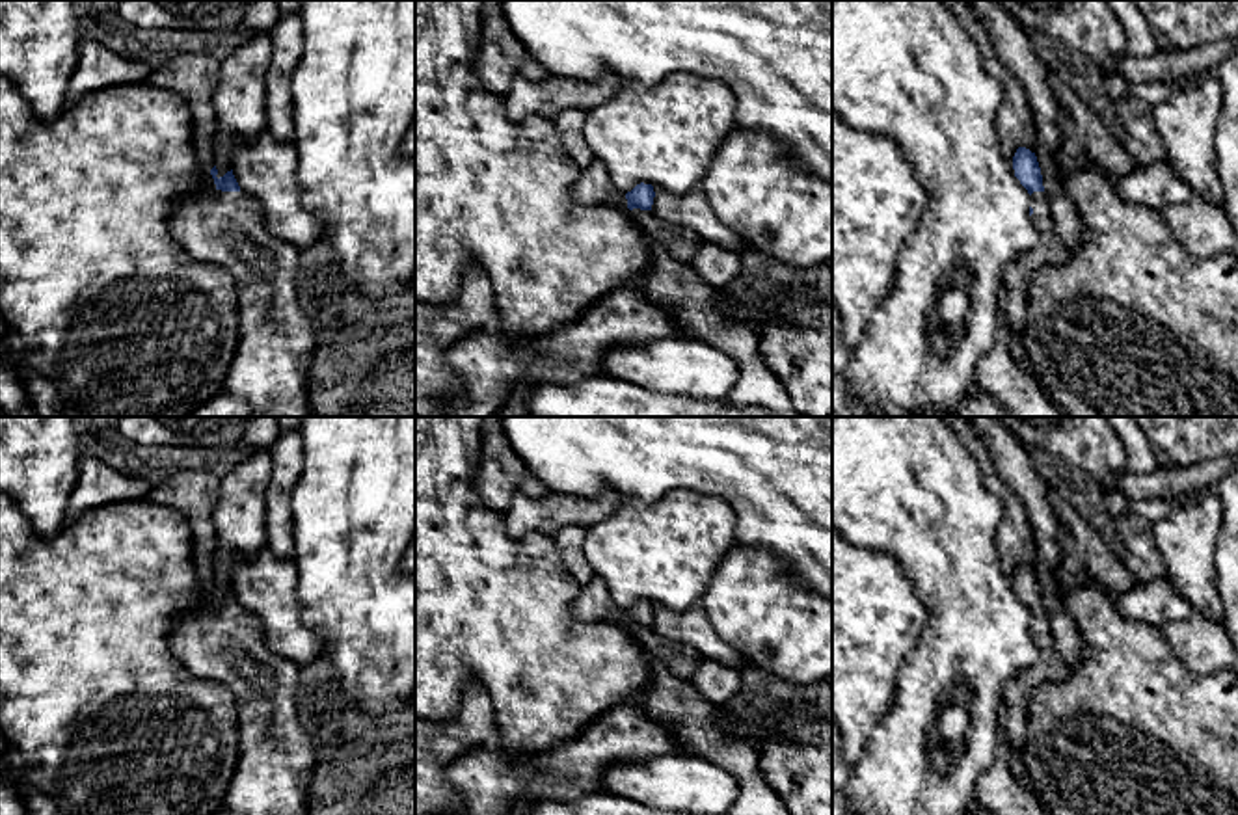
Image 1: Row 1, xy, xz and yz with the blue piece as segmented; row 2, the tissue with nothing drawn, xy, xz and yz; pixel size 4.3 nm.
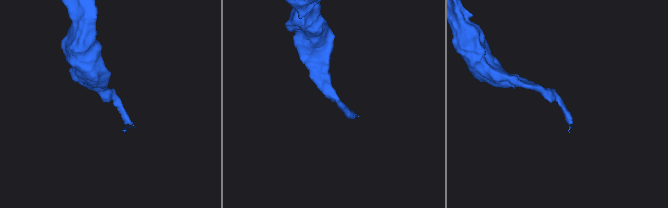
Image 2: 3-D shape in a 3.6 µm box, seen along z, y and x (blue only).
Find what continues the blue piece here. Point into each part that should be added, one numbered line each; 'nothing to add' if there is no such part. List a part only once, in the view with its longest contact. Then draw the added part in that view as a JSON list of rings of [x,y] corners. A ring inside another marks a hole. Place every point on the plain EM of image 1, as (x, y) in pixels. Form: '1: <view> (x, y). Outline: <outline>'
1: xy (276, 758). Outline: [[[207,592],[201,603],[177,620],[169,646],[195,677],[223,683],[235,696],[238,761],[223,806],[238,815],[307,815],[316,754],[296,713],[300,666],[266,648],[262,627],[251,612],[242,607],[218,607],[212,592]],[[242,655],[274,674],[270,690],[253,687],[238,674],[231,659]]]

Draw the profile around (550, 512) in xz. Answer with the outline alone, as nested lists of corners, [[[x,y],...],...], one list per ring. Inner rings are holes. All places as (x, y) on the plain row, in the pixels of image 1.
[[[601,489],[596,497],[558,491],[545,491],[538,497],[518,493],[503,517],[510,538],[523,538],[531,532],[555,536],[570,525],[586,528],[603,521],[620,508],[620,502],[622,495],[612,489]]]

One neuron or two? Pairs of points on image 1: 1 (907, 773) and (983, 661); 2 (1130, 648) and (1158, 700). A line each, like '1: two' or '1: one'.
1: one
2: one

